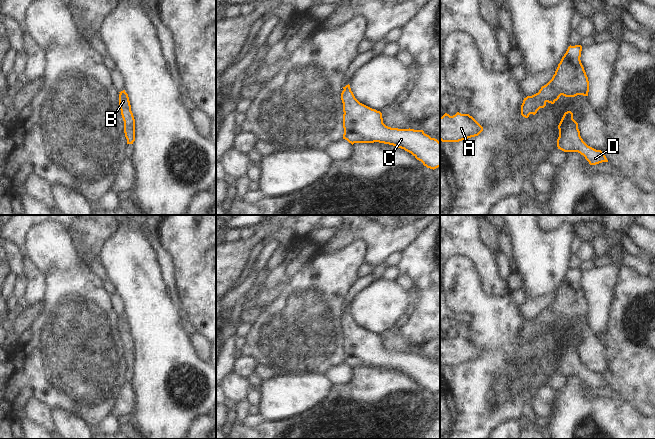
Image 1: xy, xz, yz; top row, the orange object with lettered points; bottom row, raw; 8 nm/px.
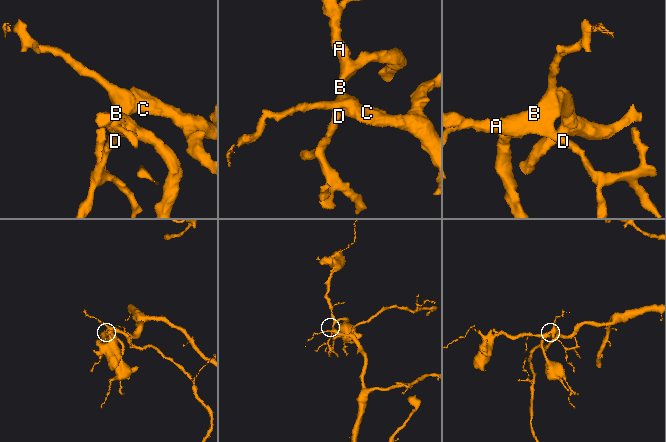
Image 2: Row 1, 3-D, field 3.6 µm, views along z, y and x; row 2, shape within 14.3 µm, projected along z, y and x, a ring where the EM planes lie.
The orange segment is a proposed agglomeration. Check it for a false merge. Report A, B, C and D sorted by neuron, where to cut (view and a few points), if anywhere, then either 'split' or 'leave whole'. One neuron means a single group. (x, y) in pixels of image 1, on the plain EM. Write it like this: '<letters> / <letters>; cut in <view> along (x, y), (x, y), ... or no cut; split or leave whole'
A B C D; no cut; leave whole

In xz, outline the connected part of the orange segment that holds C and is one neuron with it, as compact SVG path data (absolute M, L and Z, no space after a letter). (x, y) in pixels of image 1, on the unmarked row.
M350 309L343 311L343 363L354 367L384 367L411 377L430 393L440 391L440 366L423 354L398 353L383 347L382 337L360 327Z

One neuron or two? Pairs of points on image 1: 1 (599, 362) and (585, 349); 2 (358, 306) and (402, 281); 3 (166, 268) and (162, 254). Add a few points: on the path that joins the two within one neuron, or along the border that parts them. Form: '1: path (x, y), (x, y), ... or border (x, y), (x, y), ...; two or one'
1: path (596, 359), (588, 351); one
2: border (394, 281), (408, 291); two
3: path (166, 265), (163, 257); one

